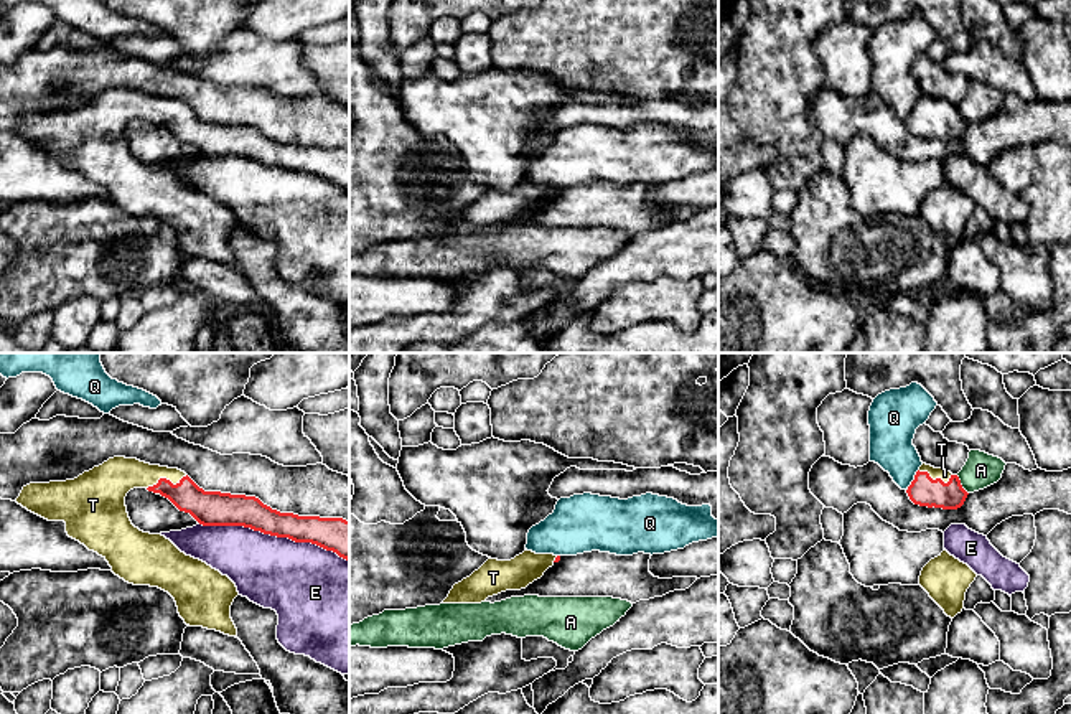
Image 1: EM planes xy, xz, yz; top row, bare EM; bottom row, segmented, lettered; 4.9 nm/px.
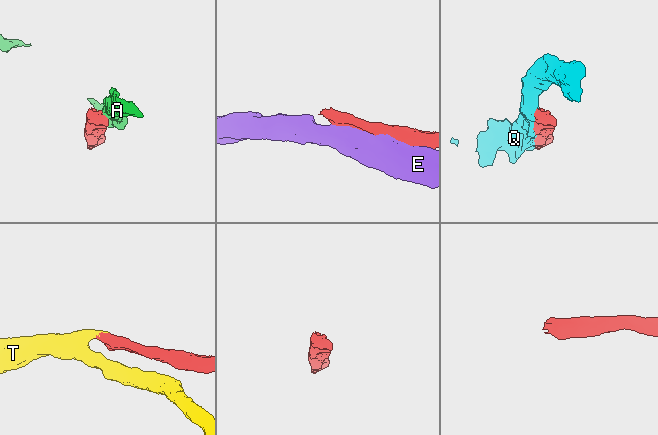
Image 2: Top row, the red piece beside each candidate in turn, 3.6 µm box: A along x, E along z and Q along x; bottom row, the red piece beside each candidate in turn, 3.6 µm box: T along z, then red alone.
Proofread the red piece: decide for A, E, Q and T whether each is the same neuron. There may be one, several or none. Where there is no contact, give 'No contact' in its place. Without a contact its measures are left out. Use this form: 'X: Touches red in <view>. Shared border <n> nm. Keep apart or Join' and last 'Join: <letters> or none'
A: Touches red in yz. Shared border 110 nm. Keep apart
E: Touches red in xy. Shared border 750 nm. Keep apart
Q: Touches red in yz. Shared border 130 nm. Keep apart
T: Touches red in xy. Shared border 220 nm. Join
Join: T

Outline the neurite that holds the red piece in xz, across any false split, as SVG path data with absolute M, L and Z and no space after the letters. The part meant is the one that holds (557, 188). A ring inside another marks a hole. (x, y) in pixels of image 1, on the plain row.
M524 181L511 191L488 190L470 208L455 214L443 234L481 234L506 221L526 219L560 191L560 186Z

